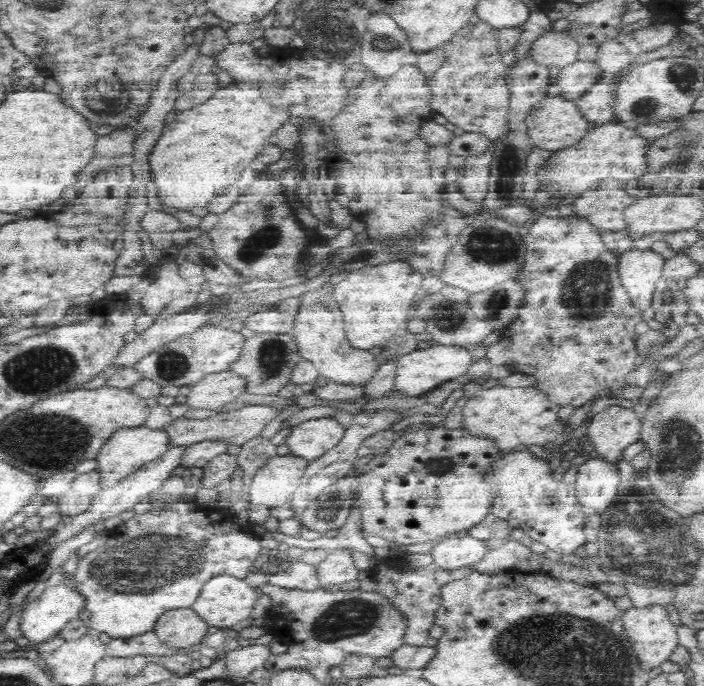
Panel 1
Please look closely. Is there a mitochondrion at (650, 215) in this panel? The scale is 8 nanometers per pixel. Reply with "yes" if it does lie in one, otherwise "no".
no

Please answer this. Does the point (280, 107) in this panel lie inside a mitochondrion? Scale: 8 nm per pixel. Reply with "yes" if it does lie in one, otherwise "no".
no

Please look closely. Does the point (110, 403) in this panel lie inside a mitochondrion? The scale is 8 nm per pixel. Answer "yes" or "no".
no

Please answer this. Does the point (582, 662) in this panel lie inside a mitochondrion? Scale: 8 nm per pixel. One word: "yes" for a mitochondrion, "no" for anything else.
yes

